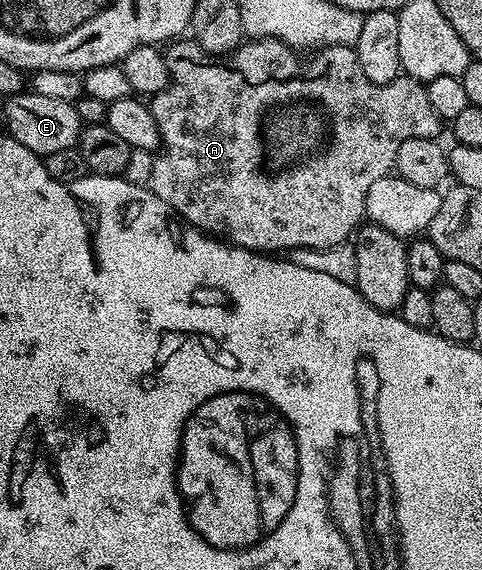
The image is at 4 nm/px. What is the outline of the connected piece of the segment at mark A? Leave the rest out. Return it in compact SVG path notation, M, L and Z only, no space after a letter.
M276 38L245 41L230 54L217 60L194 40L176 40L167 47L168 87L151 99L152 115L158 124L162 149L155 155L150 189L189 226L234 246L253 252L291 252L299 248L330 248L343 246L355 235L364 218L364 198L377 180L389 177L396 169L398 148L411 138L436 138L442 119L430 108L430 96L425 83L416 78L401 76L390 84L374 84L366 80L366 72L356 63L356 52L350 46L325 46L317 49L304 70L304 62L293 47Z

